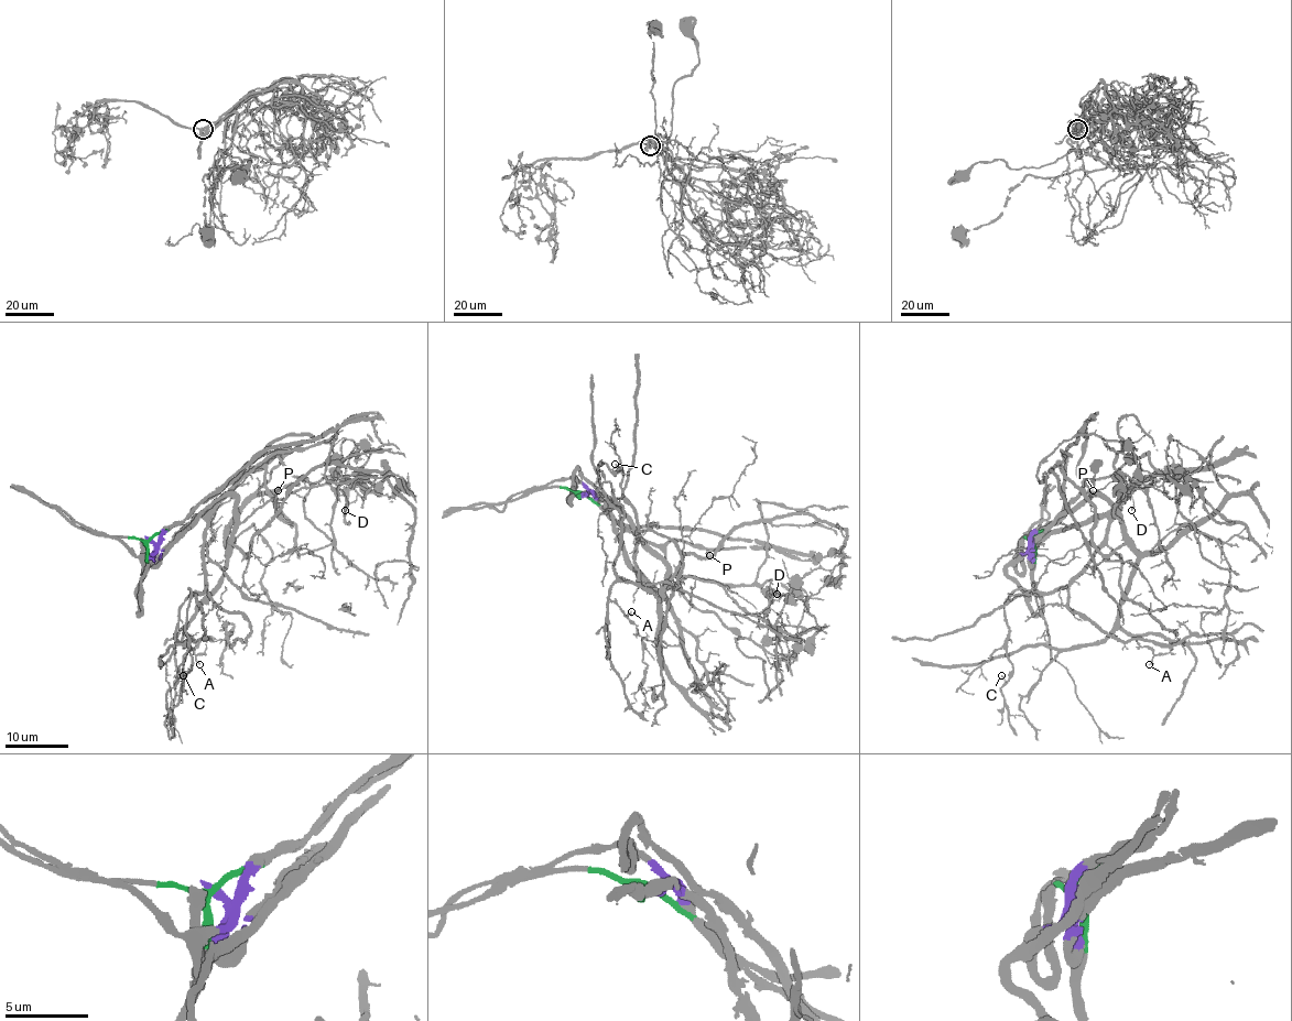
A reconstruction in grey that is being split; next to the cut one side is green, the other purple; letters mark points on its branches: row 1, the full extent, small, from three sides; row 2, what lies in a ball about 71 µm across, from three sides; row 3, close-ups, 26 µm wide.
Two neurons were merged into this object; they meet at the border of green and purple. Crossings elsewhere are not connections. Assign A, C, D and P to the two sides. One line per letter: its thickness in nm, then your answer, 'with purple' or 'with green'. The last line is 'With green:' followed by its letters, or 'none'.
A: 140 nm | with green
C: 110 nm | with purple
D: 120 nm | with green
P: 70 nm | with green
With green: A, D, P

